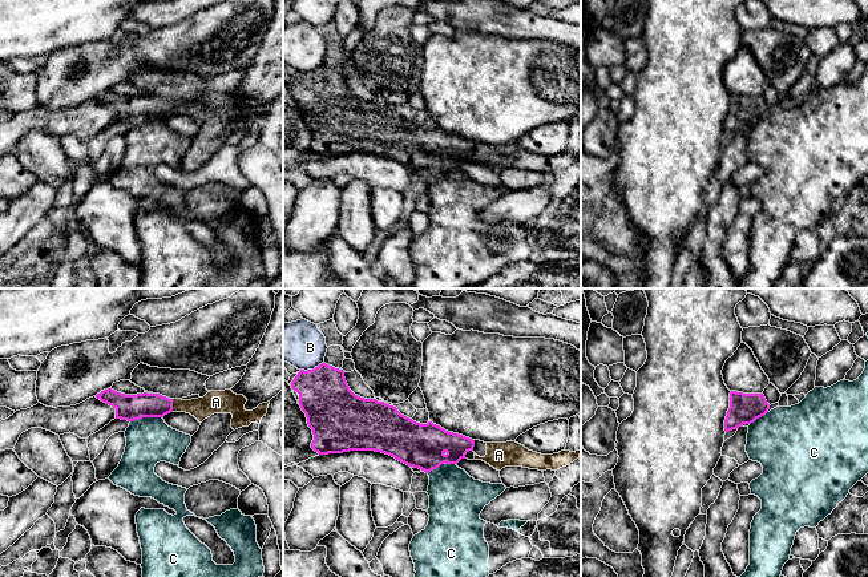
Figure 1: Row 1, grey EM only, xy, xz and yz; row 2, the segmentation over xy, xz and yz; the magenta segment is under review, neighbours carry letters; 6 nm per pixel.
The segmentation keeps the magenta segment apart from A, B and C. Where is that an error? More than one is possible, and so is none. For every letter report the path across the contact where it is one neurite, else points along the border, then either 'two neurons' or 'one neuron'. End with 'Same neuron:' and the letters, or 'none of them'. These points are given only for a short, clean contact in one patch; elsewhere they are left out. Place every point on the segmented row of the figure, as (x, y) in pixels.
A: runs through xy (130, 407), (172, 406), (208, 406), (213, 402); one neuron
B: two neurons
C: border along xy (161, 416), (142, 416), (130, 422); two neurons
Same neuron: A

